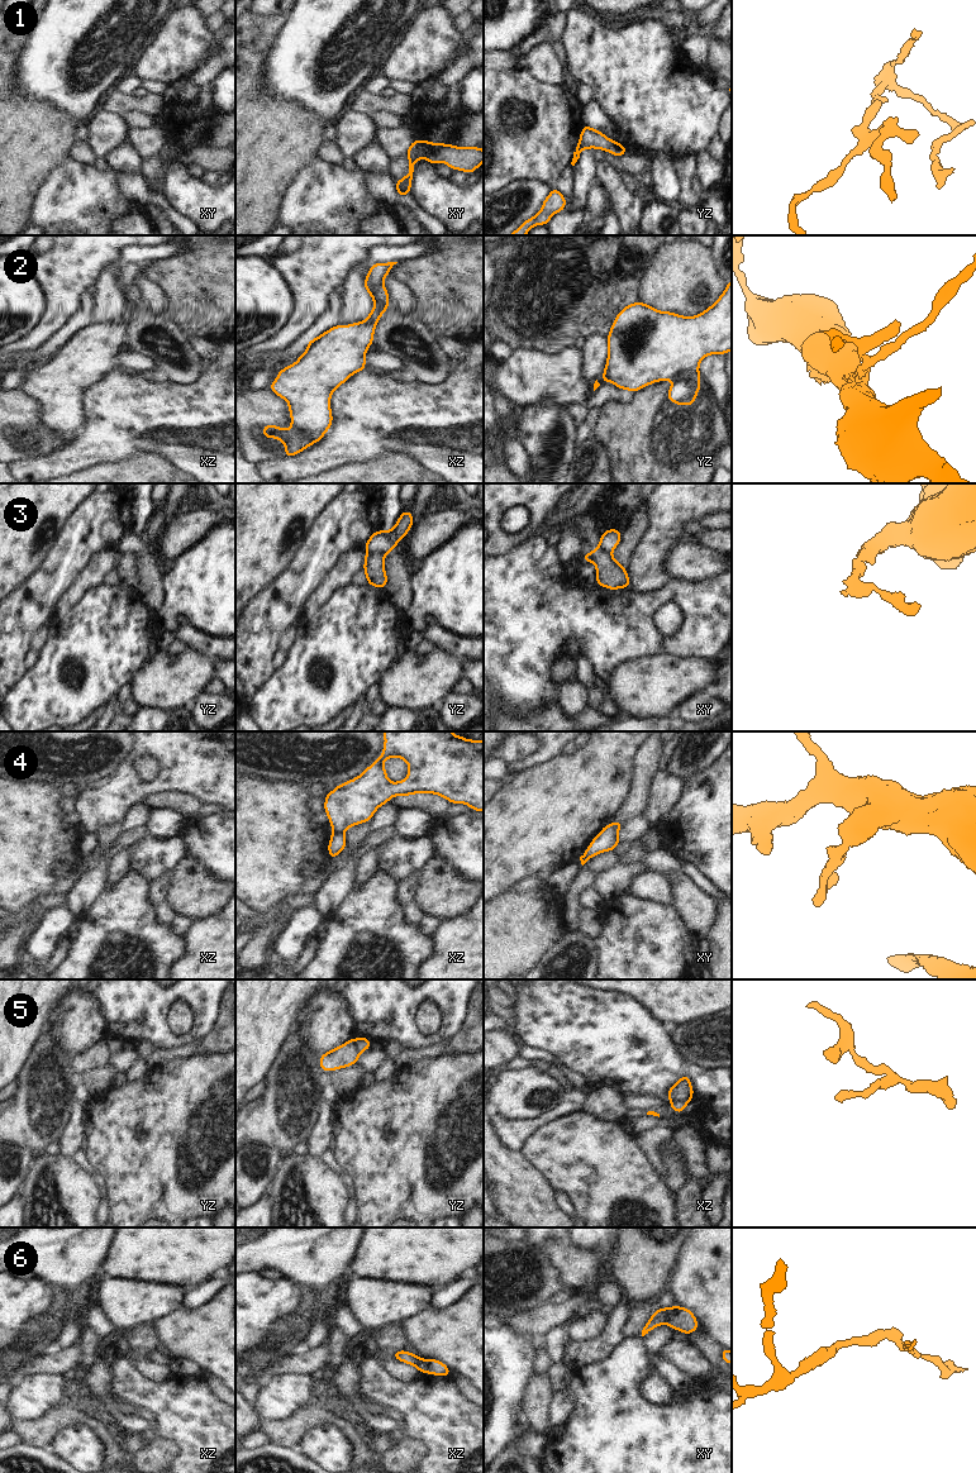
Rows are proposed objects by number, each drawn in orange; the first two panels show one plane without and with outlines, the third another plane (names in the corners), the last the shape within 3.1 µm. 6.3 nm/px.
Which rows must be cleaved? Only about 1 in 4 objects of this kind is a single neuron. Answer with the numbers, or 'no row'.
1, 2, 3, 4, 5, 6

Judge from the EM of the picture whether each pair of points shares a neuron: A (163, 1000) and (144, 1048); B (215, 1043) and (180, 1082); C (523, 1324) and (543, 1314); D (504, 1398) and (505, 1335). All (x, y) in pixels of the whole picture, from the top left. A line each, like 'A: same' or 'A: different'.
A: different
B: different
C: same
D: same

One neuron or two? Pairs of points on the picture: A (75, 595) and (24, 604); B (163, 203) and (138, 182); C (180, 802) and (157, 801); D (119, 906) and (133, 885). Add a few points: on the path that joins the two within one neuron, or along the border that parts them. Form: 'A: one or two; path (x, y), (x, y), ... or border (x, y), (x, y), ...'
A: two; border (77, 575), (60, 597), (53, 615)
B: one; path (156, 200), (150, 199), (141, 190)
C: one; path (175, 801), (162, 801)
D: one; path (124, 901), (133, 890)

